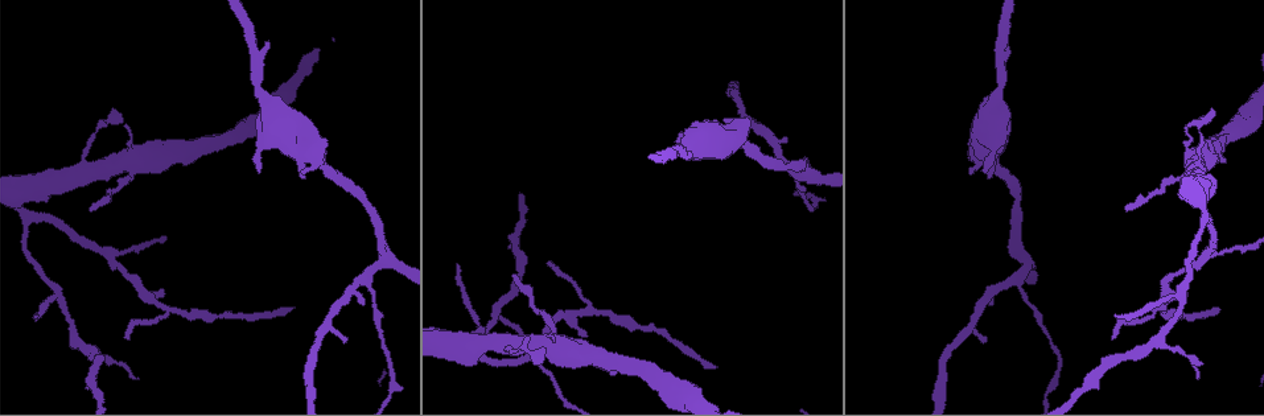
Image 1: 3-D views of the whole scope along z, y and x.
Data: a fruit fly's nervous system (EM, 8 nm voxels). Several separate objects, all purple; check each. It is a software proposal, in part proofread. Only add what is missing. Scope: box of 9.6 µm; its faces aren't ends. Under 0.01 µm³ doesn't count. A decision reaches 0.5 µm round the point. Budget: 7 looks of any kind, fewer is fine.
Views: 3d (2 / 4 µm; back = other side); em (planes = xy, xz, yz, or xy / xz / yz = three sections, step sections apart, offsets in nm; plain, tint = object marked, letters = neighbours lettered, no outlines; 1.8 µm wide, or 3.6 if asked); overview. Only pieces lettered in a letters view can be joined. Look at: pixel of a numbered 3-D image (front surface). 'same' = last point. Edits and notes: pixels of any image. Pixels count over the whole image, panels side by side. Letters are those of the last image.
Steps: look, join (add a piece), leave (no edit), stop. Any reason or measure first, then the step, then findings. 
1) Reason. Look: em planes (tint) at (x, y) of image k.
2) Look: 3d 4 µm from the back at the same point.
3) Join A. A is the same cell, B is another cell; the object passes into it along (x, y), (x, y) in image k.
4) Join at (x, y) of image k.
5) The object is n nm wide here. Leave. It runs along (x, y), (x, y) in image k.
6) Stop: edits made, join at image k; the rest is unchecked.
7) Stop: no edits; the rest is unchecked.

Tapers out. Look: 3d 2 µm at (1217, 308) of image 1.

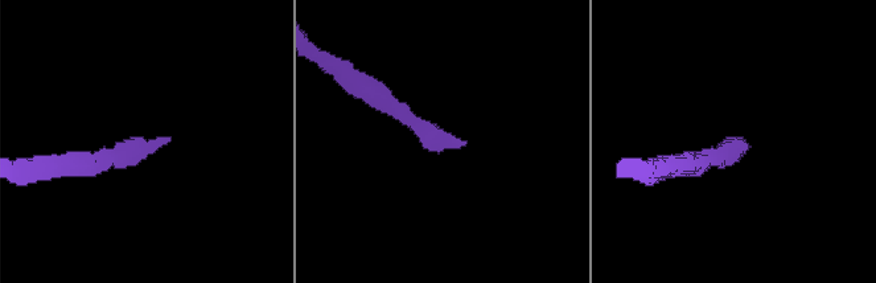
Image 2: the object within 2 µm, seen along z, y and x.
Look: em xy step 16 (letters) at (457, 148) of image 2.

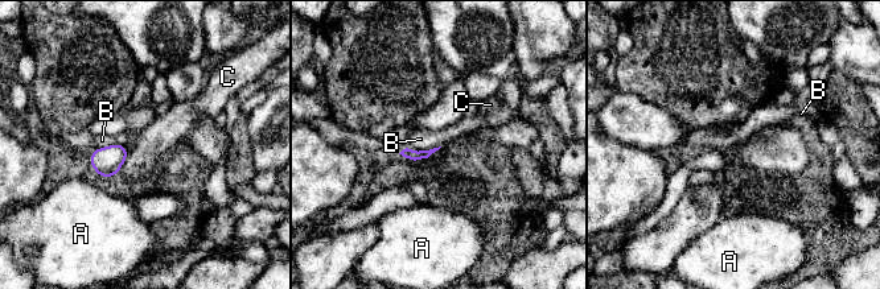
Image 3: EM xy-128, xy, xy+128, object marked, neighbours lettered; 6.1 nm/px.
Leave. A, B and C are other cells; a border runs along (440, 145), (418, 151), (407, 148) in image 3; no lettered piece goes on from it.

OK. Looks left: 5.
Branch stops here. Look: em xy step 16 (tint) at (303, 176) of image 1.

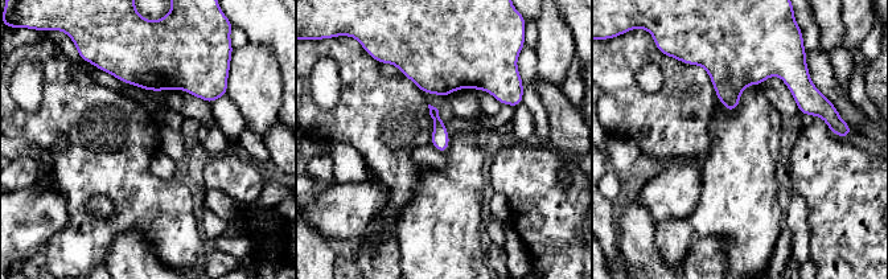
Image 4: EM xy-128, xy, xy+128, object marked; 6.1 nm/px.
Look: em xz step 4 (letters) at the same point.

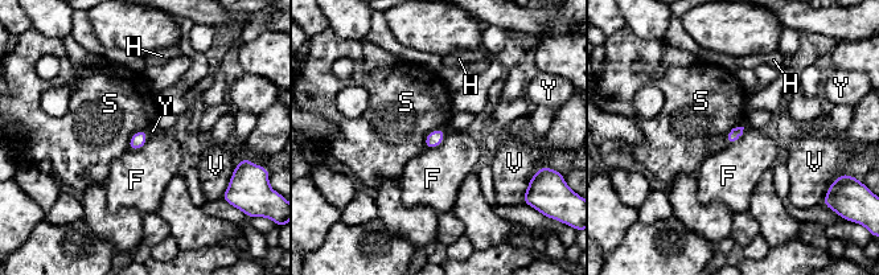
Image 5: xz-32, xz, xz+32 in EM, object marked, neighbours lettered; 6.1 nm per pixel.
The longest contact is with S, 180 nm. Leave. F, H, S, V and Y are other cells; a border runs along (446, 131), (438, 146), (424, 148) in image 5; no lettered piece goes on from it.

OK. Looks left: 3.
Thin end. Look: 3d 4 µm at (544, 349) of image 1.

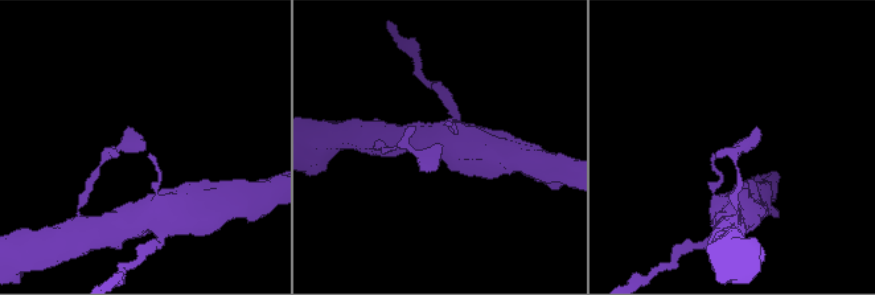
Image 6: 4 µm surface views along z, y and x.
Now the EM. Look: em planes (letters) at (438, 148) of image 6.

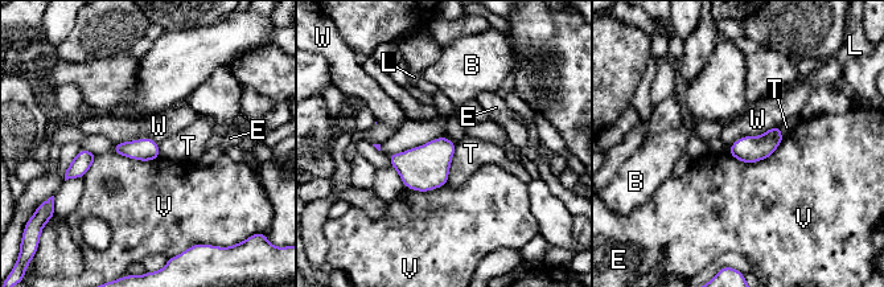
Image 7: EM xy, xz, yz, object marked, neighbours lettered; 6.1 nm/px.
The object is 140 nm wide here. Leave. B, E, L, T, V and W are other cells; a border runs along (776, 124), (741, 135), (727, 150) in image 7; no lettered piece goes on from it.

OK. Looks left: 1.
Stop: no edits; the rest is unchecked.

